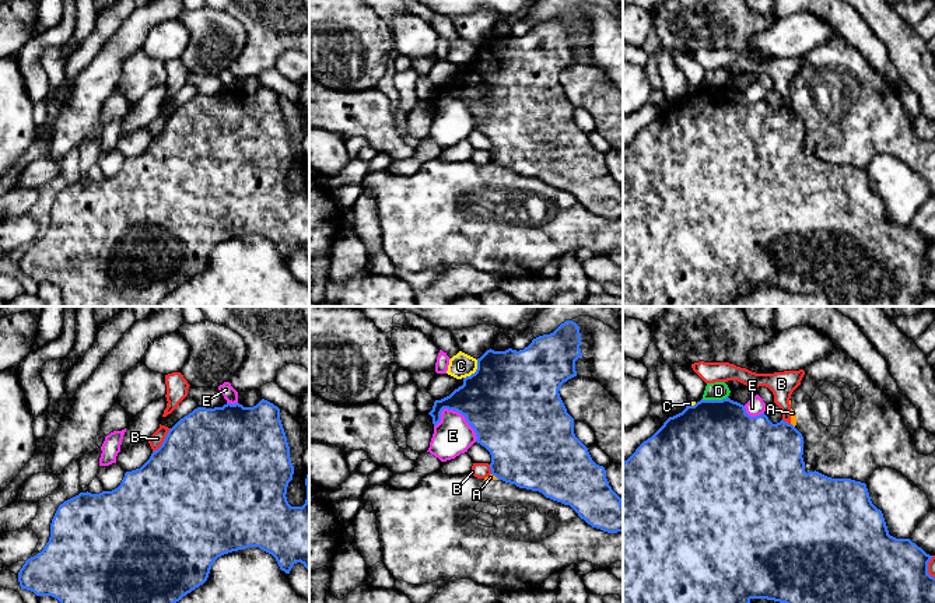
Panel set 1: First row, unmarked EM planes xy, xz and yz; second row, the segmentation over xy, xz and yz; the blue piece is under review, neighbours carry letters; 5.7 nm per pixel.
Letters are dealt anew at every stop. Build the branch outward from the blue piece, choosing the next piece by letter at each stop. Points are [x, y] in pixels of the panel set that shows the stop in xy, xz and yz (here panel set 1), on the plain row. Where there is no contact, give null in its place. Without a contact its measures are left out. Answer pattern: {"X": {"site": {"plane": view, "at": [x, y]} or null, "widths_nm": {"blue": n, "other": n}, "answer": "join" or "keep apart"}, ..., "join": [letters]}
{"A": {"site": {"plane": "xz", "at": [496, 162]}, "widths_nm": {"blue": 460, "other": 30}, "answer": "keep apart"}, "B": {"site": {"plane": "xy", "at": [164, 128]}, "widths_nm": {"blue": 500, "other": 80}, "answer": "keep apart"}, "C": {"site": {"plane": "xz", "at": [476, 58]}, "widths_nm": {"blue": 500, "other": 140}, "answer": "keep apart"}, "D": {"site": {"plane": "yz", "at": [714, 87]}, "widths_nm": {"blue": 500, "other": 110}, "answer": "keep apart"}, "E": {"site": {"plane": "xz", "at": [465, 104]}, "widths_nm": {"blue": 480, "other": 220}, "answer": "keep apart"}, "join": []}

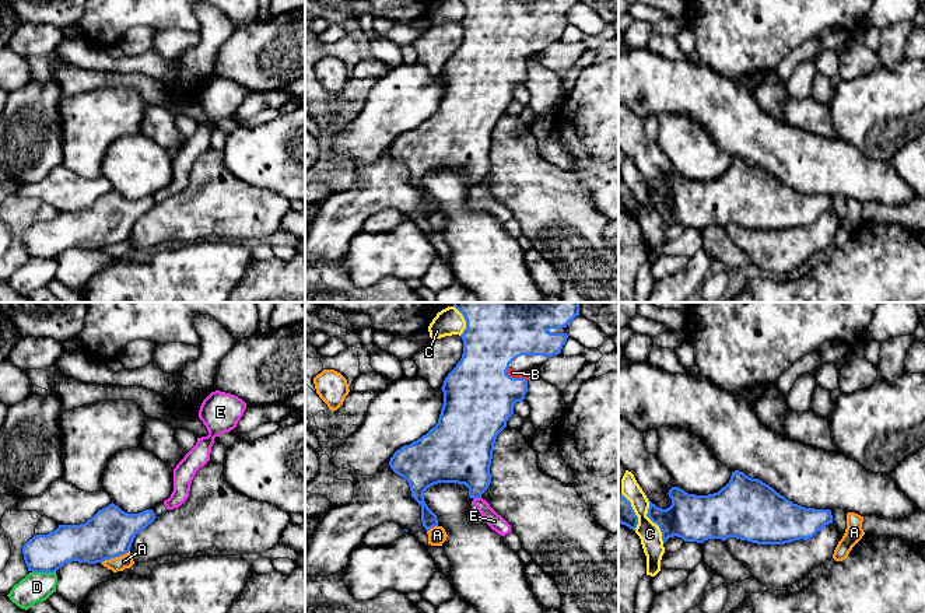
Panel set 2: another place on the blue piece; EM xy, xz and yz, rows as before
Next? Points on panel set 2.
{"A": {"site": {"plane": "xy", "at": [115, 242]}, "widths_nm": {"blue": 280, "other": 80}, "answer": "keep apart"}, "B": {"site": {"plane": "xz", "at": [515, 65]}, "widths_nm": {"blue": 420, "other": 50}, "answer": "join"}, "C": {"site": {"plane": "yz", "at": [650, 205]}, "widths_nm": {"blue": 260, "other": 130}, "answer": "keep apart"}, "D": {"site": {"plane": "xy", "at": [44, 258]}, "widths_nm": {"blue": 220, "other": 180}, "answer": "keep apart"}, "E": {"site": {"plane": "xz", "at": [476, 184]}, "widths_nm": {"blue": 320, "other": 90}, "answer": "keep apart"}, "join": ["B"]}

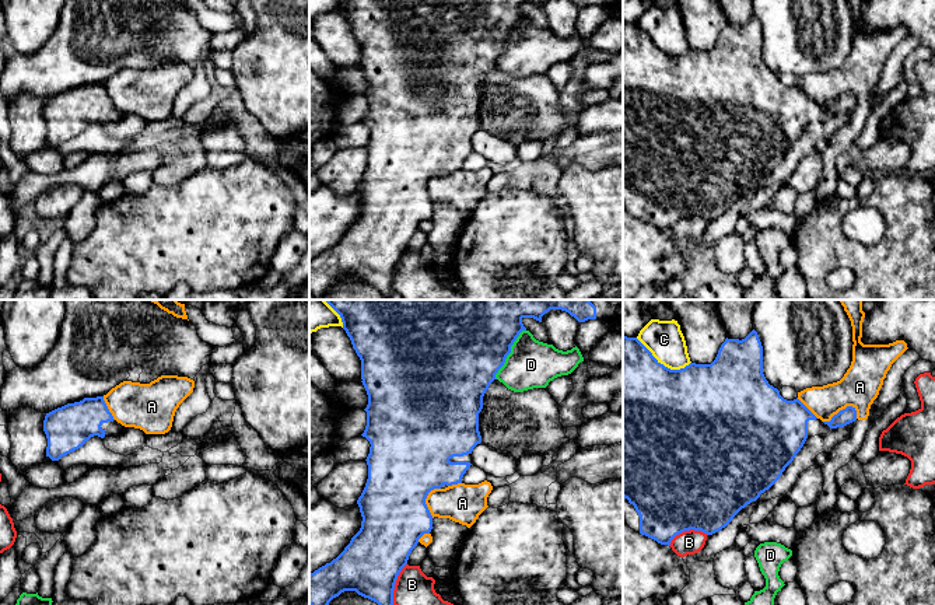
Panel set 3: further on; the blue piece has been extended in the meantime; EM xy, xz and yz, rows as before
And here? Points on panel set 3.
{"A": {"site": {"plane": "yz", "at": [840, 97]}, "widths_nm": {"blue": 90, "other": 220}, "answer": "keep apart"}, "B": {"site": {"plane": "yz", "at": [686, 216]}, "widths_nm": {"blue": 500, "other": 140}, "answer": "keep apart"}, "C": {"site": {"plane": "yz", "at": [662, 51]}, "widths_nm": {"blue": 500, "other": 220}, "answer": "keep apart"}, "D": {"site": {"plane": "xz", "at": [510, 38]}, "widths_nm": {"blue": 440, "other": 280}, "answer": "keep apart"}, "join": []}

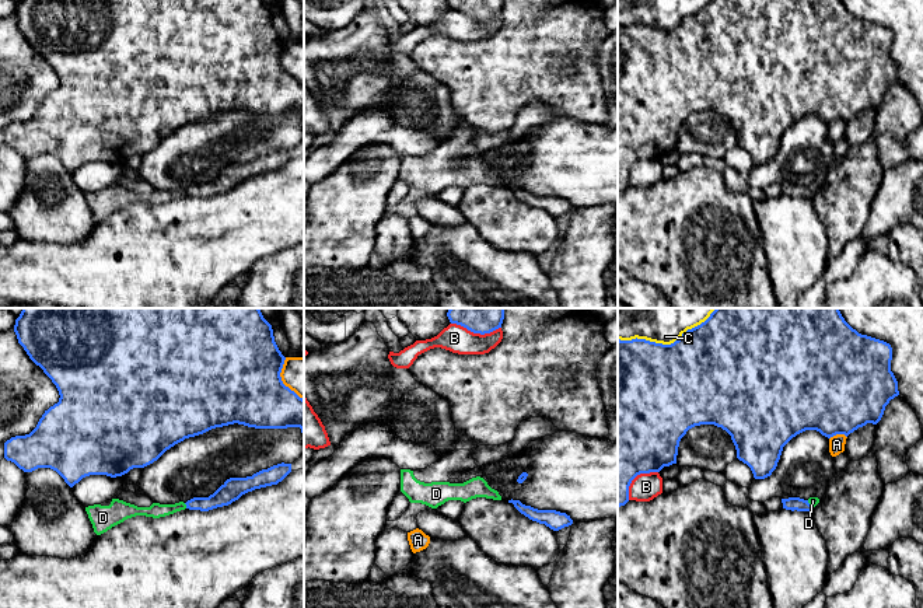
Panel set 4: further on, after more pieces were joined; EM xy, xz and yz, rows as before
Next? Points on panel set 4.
{"A": {"site": {"plane": "yz", "at": [838, 119]}, "widths_nm": {"blue": 500, "other": 100}, "answer": "keep apart"}, "B": {"site": {"plane": "xz", "at": [476, 18]}, "widths_nm": {"blue": 120, "other": 160}, "answer": "keep apart"}, "C": {"site": {"plane": "yz", "at": [664, 31]}, "widths_nm": {"blue": 500, "other": 180}, "answer": "keep apart"}, "D": {"site": {"plane": "xy", "at": [186, 192]}, "widths_nm": {"blue": 120, "other": 90}, "answer": "keep apart"}, "join": []}

